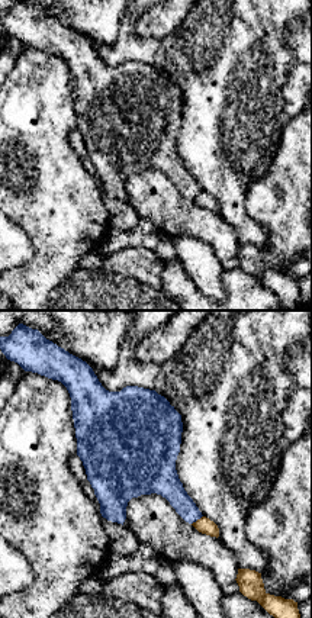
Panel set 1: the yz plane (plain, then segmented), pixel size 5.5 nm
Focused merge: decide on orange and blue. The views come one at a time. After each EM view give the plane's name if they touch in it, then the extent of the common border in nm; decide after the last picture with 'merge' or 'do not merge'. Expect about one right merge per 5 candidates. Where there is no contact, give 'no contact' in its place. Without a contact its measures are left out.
meets orange in yz; contact 80 nm long

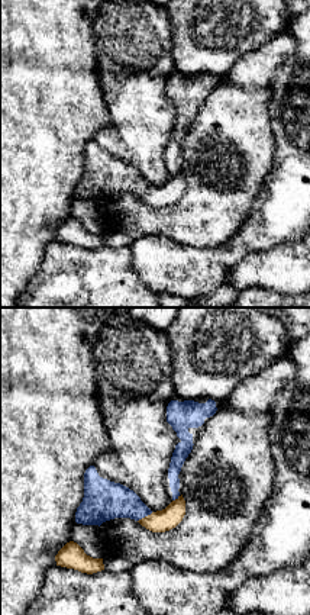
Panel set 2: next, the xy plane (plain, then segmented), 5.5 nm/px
meets orange in xy; contact 100 nm long

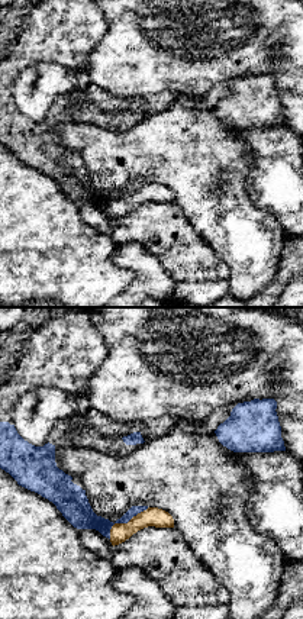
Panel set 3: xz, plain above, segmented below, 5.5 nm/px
meets orange in xz; contact 280 nm long

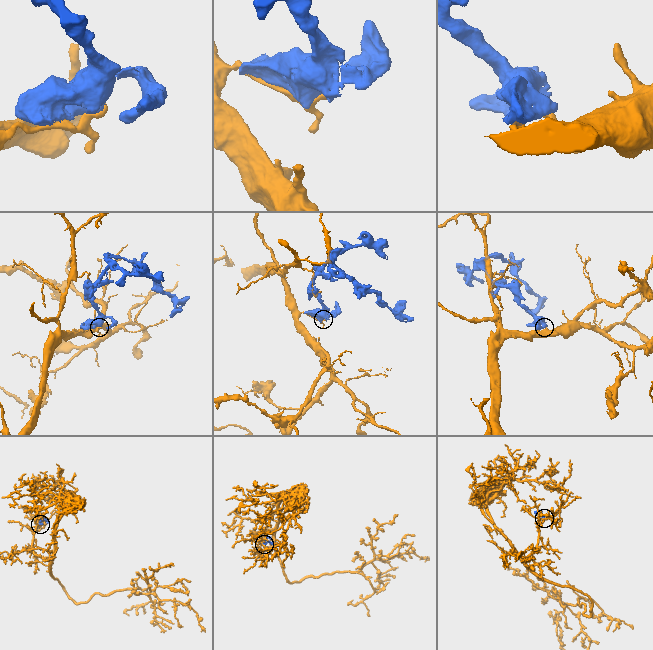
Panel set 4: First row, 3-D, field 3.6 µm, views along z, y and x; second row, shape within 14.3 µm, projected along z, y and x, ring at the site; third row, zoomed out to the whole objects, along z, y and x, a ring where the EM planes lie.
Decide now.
do not merge

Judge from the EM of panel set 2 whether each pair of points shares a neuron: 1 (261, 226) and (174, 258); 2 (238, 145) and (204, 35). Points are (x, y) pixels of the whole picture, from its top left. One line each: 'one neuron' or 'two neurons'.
1: one neuron
2: two neurons

